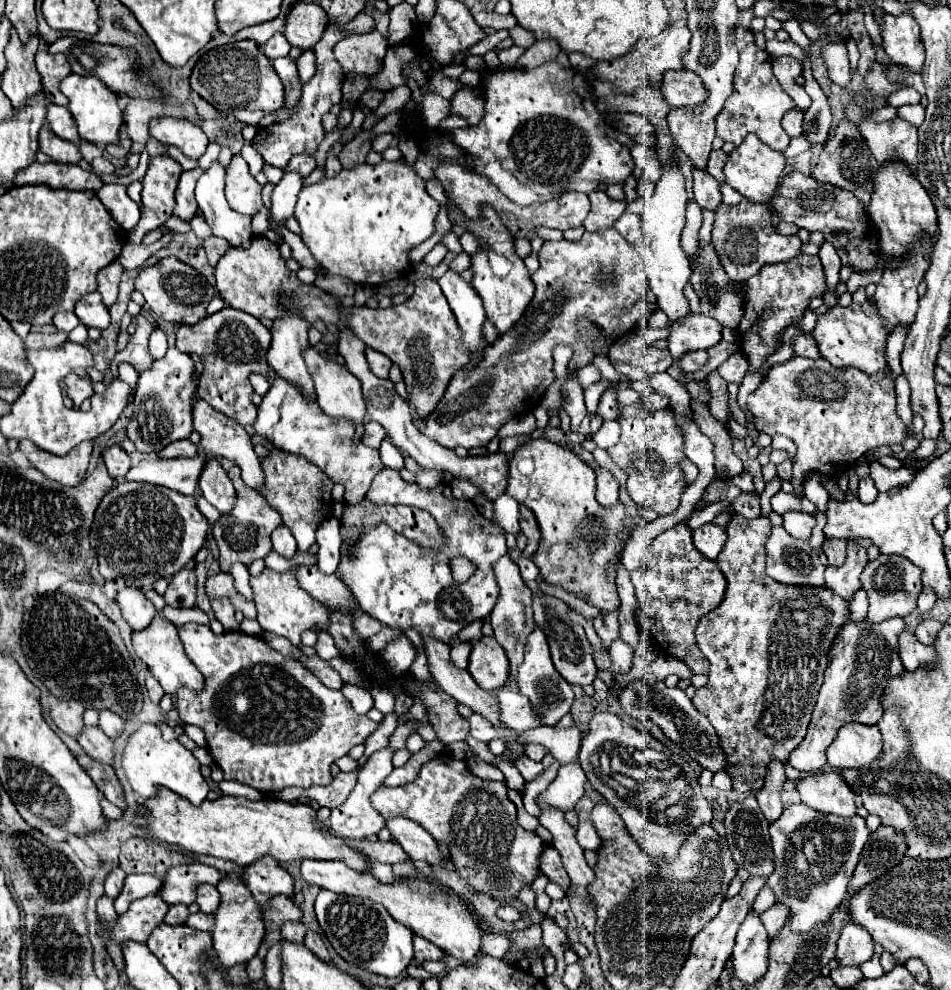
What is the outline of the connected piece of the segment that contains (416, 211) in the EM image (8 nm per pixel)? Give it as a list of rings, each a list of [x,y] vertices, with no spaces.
[[[382,161],[378,165],[362,163],[354,169],[340,171],[334,179],[322,179],[308,185],[298,195],[294,217],[300,223],[300,237],[312,251],[314,259],[326,271],[342,275],[352,283],[378,285],[400,277],[410,267],[406,253],[434,233],[438,201],[426,193],[426,181],[420,179],[404,161]]]

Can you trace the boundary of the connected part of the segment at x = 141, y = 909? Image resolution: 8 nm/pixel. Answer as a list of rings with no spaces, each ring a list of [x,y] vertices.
[[[146,895],[130,903],[124,915],[118,915],[112,923],[98,919],[96,935],[106,947],[108,941],[116,941],[120,947],[126,941],[146,943],[150,933],[162,923],[168,905],[158,895]]]

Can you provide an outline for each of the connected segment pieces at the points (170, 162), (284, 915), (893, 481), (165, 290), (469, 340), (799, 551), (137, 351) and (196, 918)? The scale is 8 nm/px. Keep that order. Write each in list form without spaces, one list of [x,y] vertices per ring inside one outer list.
[[[168,155],[150,159],[148,171],[142,179],[142,217],[134,229],[128,231],[128,241],[134,245],[142,243],[142,237],[166,223],[174,209],[174,191],[182,167]]]
[[[274,895],[270,897],[268,905],[262,905],[260,907],[260,913],[262,913],[262,921],[264,921],[264,927],[266,927],[266,937],[262,941],[262,947],[258,949],[258,957],[264,959],[268,949],[272,945],[278,943],[278,939],[282,937],[280,935],[280,923],[282,921],[300,921],[302,913],[300,909],[292,903],[290,897],[286,895]]]
[[[876,459],[870,461],[870,477],[874,479],[878,491],[890,491],[898,485],[906,485],[908,481],[914,479],[914,473],[908,471],[906,467],[900,467],[898,471],[886,469],[884,465],[880,465]]]
[[[166,257],[152,267],[144,267],[136,277],[136,289],[142,291],[146,303],[160,319],[186,325],[194,325],[200,319],[204,319],[208,315],[206,313],[208,303],[216,297],[214,287],[204,279],[204,275],[188,267],[186,263],[178,261],[176,257]]]
[[[448,269],[440,279],[438,285],[442,287],[450,309],[456,315],[458,327],[460,327],[460,345],[462,351],[470,357],[470,363],[478,365],[484,359],[484,335],[482,335],[482,325],[486,321],[484,315],[484,307],[482,307],[482,299],[478,297],[478,293],[474,291],[474,287],[470,283],[466,283],[462,279],[462,275],[454,269]]]
[[[782,525],[772,527],[766,543],[766,573],[784,585],[824,587],[826,567],[820,563],[816,549],[808,541],[794,539]]]
[[[136,315],[132,317],[132,325],[136,327],[136,331],[130,335],[130,341],[126,345],[124,351],[120,351],[114,359],[118,365],[120,361],[130,363],[136,371],[146,371],[150,369],[150,365],[154,363],[150,351],[148,351],[148,337],[150,333],[156,329],[156,325],[152,321],[148,321],[144,315]]]
[[[198,911],[198,913],[194,913],[194,915],[188,917],[186,925],[190,925],[192,929],[198,929],[198,931],[212,931],[212,927],[214,927],[214,915],[206,915],[206,913]]]

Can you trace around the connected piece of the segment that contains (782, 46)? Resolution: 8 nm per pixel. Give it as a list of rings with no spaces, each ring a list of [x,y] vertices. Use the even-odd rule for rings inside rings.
[[[772,39],[772,41],[766,41],[766,51],[772,55],[772,57],[778,57],[778,55],[792,55],[800,61],[804,61],[804,51],[794,45],[790,39],[788,41],[778,41],[778,39]]]

